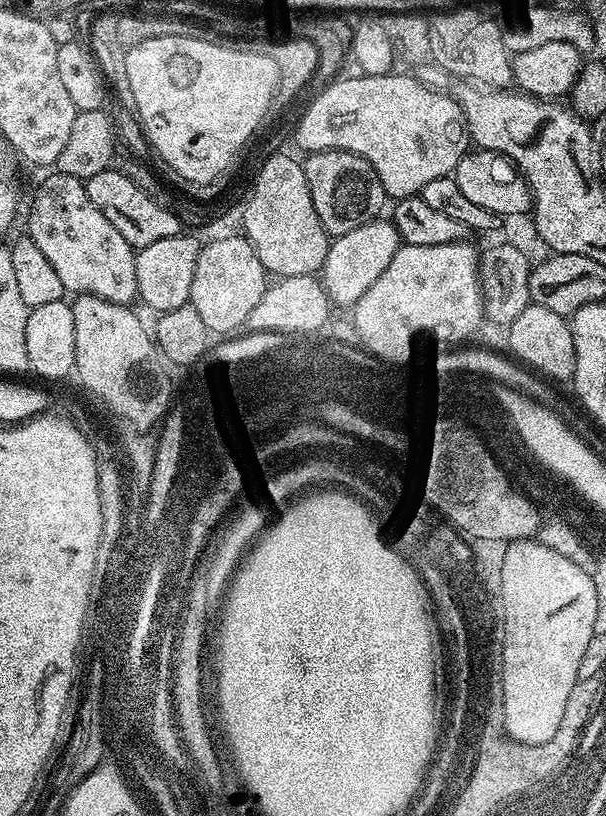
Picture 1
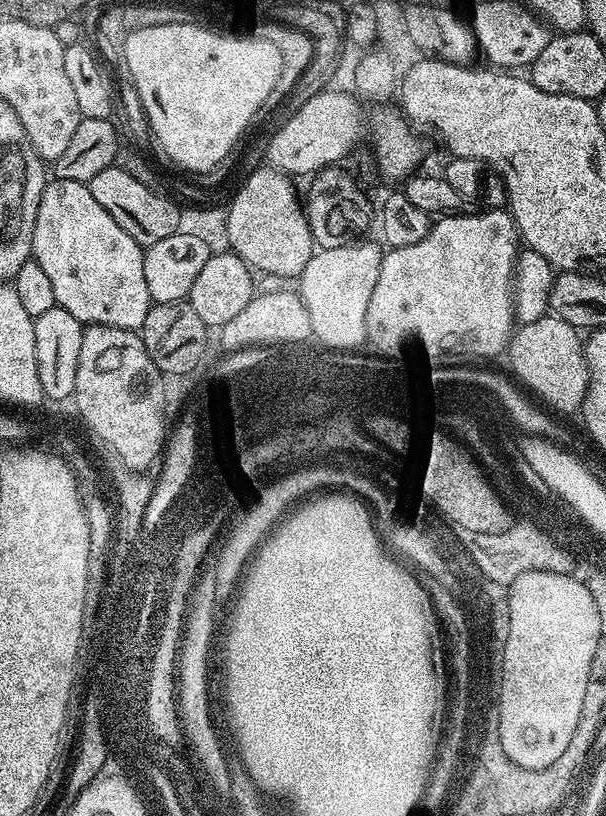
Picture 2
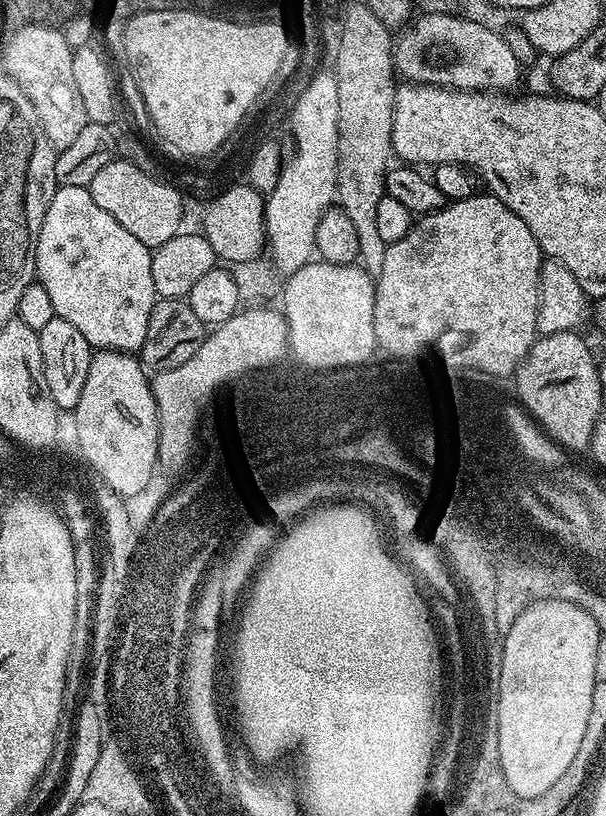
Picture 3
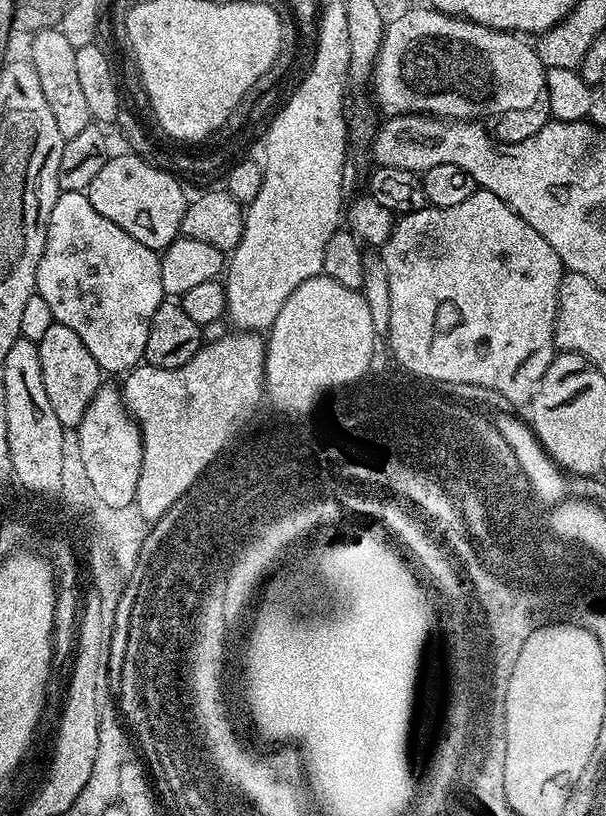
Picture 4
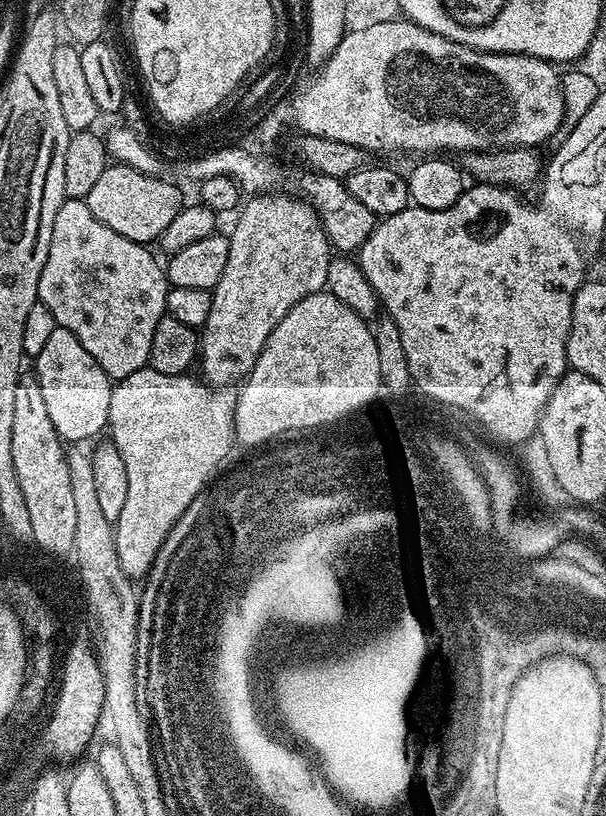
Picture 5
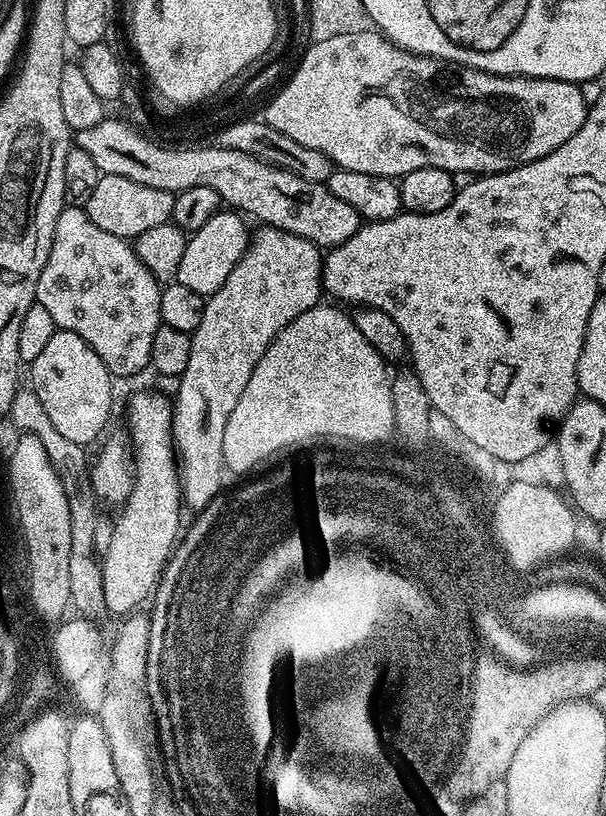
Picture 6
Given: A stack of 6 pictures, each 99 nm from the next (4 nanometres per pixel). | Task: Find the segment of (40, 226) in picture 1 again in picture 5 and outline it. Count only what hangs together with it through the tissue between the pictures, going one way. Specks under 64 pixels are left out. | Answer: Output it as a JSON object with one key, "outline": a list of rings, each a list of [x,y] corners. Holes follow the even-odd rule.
{"outline":[[[65,199],[54,214],[54,230],[50,234],[50,250],[46,266],[38,278],[38,300],[54,314],[59,327],[70,330],[86,350],[102,366],[108,379],[115,382],[145,367],[150,354],[150,341],[154,339],[154,326],[166,315],[168,307],[168,274],[163,263],[156,261],[157,253],[151,247],[122,238],[110,226],[102,226],[90,214],[87,199]]]}

